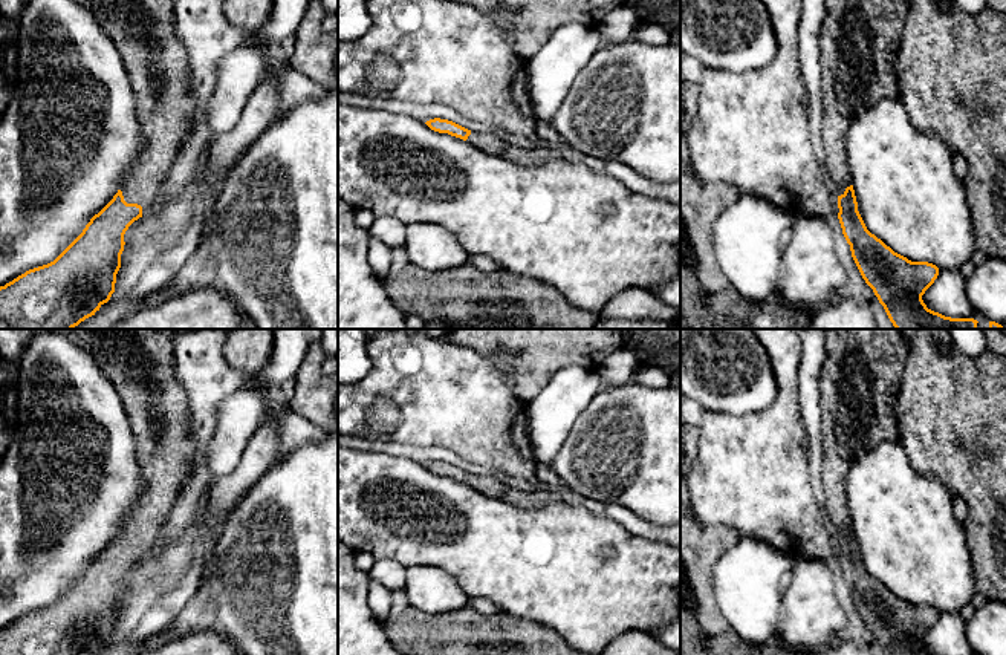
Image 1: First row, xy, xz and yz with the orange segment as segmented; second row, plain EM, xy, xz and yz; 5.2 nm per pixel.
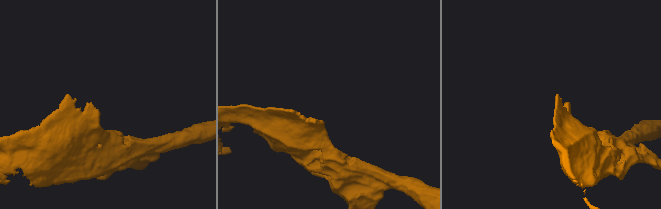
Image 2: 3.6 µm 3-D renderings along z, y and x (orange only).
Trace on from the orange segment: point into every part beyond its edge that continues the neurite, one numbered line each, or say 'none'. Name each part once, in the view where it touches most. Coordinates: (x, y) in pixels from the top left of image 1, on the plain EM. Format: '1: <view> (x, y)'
1: xy (139, 363)

